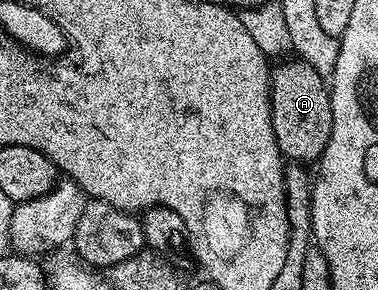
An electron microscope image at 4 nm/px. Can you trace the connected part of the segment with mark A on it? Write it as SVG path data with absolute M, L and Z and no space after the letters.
M291 58L283 59L283 64L275 63L270 73L270 113L272 114L272 130L276 134L278 148L287 161L297 162L302 166L313 165L324 154L324 146L328 146L328 134L332 134L332 102L327 81L308 62Z

